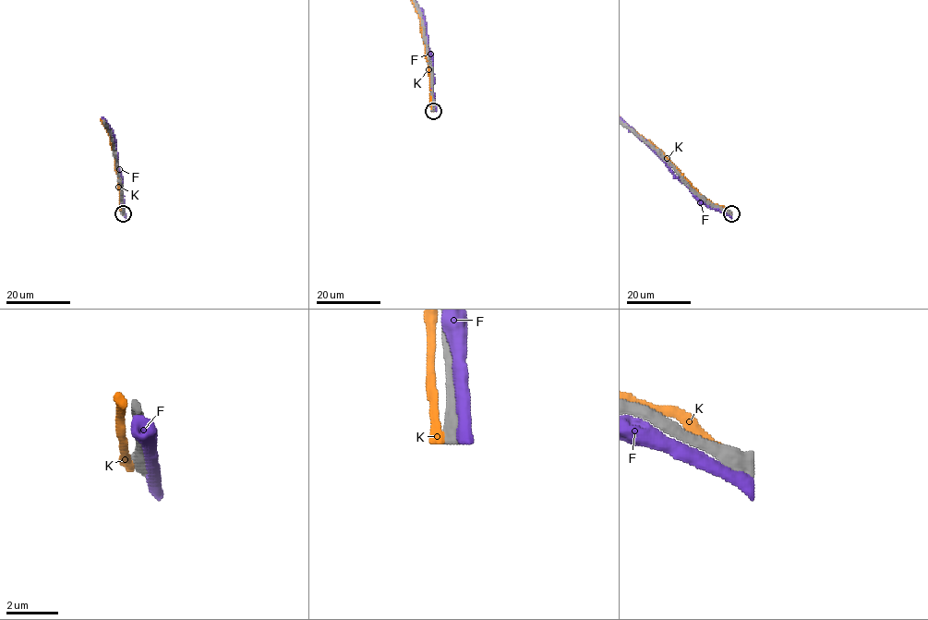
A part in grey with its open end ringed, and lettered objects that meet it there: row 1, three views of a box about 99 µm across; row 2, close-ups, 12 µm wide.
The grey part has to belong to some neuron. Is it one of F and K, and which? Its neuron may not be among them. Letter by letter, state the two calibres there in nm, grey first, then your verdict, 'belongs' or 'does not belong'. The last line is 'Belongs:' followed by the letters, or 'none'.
F: calibres 480 and 440 nm; does not belong
K: calibres 750 and 400 nm; does not belong
Belongs: none

